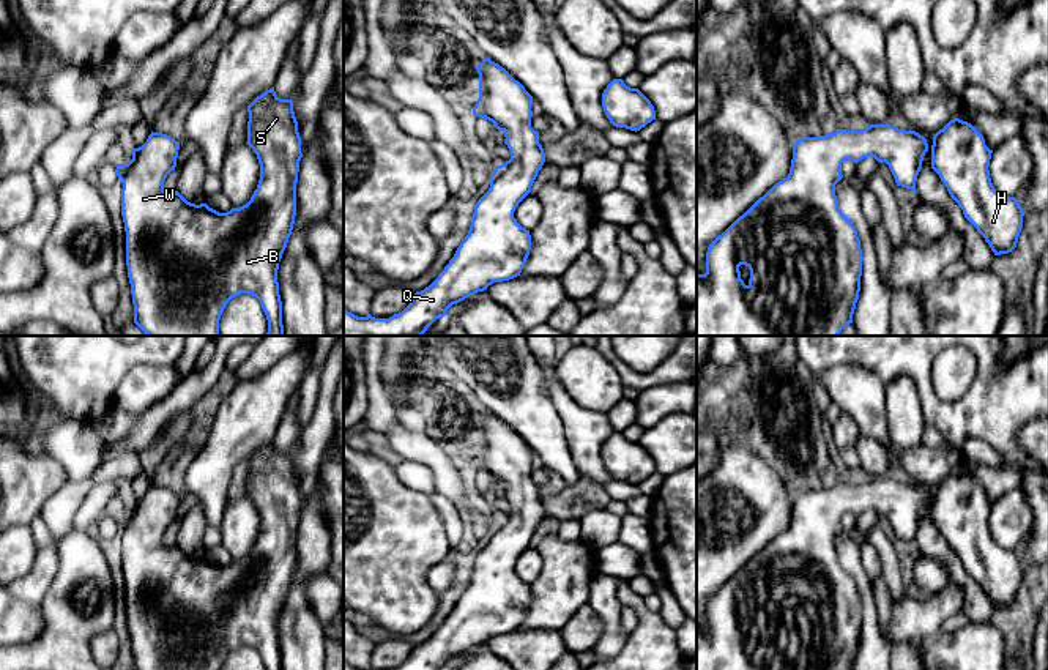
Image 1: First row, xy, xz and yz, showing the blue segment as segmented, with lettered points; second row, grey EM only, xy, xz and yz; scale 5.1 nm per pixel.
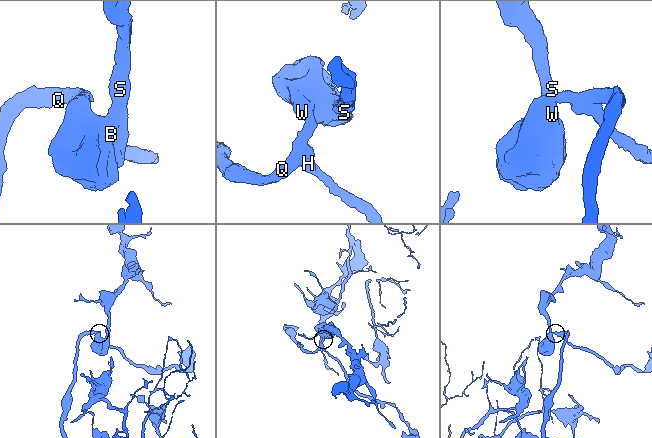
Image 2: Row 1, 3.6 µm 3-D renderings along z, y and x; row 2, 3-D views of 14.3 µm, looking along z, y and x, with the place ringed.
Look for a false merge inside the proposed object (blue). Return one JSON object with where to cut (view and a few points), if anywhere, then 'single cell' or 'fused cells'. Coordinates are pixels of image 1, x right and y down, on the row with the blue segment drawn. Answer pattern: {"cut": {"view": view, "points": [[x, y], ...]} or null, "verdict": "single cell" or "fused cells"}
{"cut": null, "verdict": "single cell"}

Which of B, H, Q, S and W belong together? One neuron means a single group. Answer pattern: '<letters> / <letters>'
B H Q S W

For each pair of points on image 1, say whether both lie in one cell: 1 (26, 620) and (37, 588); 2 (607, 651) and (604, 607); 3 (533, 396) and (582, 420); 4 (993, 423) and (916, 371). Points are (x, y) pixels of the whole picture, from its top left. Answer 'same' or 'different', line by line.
1: different
2: same
3: different
4: same

